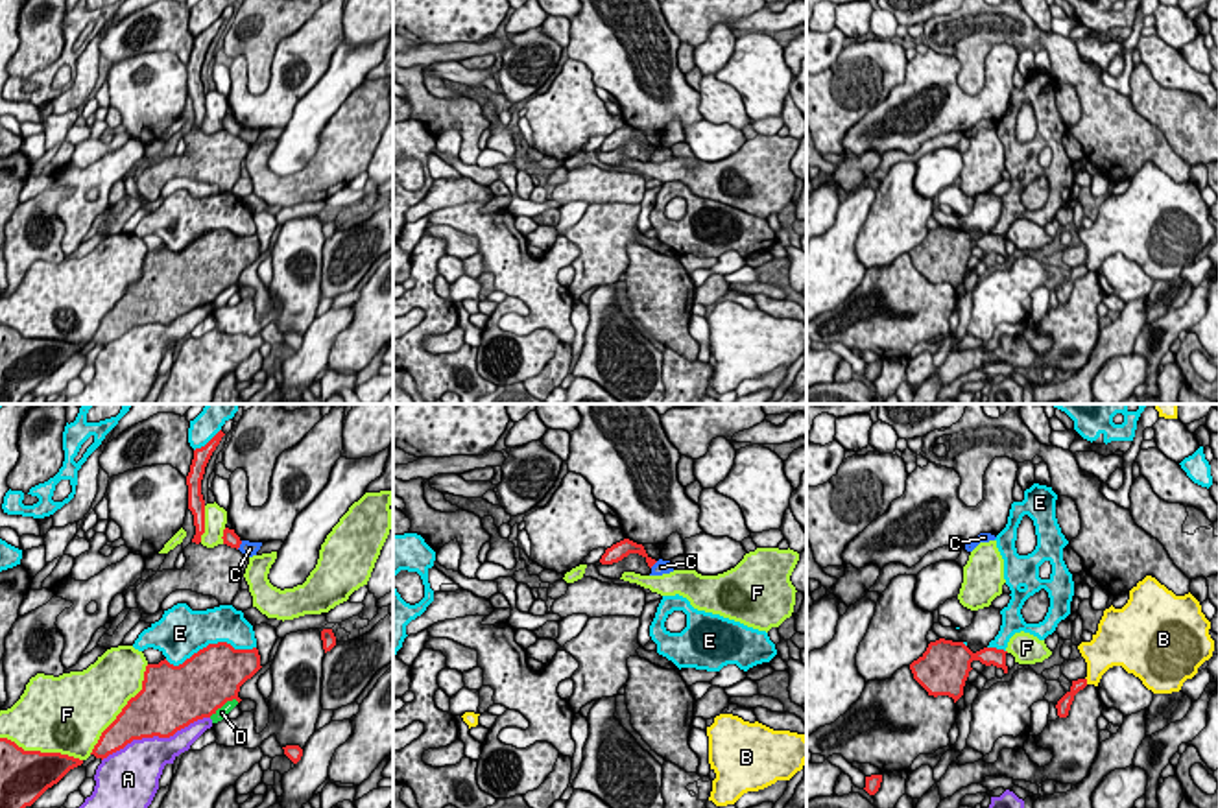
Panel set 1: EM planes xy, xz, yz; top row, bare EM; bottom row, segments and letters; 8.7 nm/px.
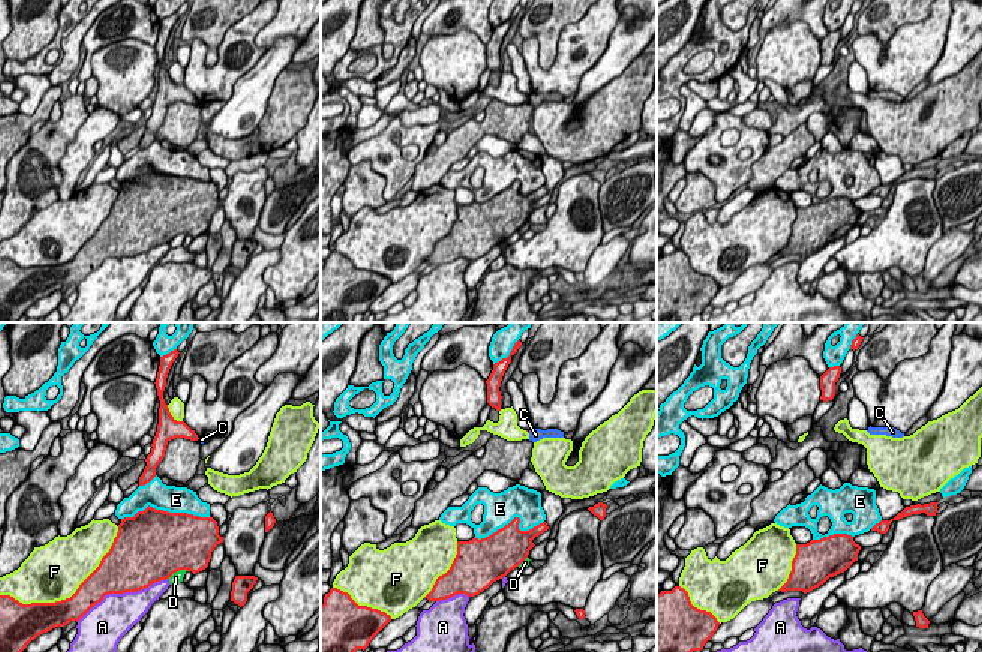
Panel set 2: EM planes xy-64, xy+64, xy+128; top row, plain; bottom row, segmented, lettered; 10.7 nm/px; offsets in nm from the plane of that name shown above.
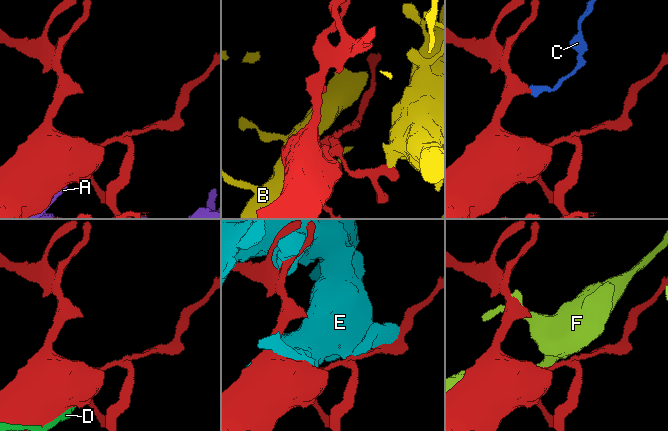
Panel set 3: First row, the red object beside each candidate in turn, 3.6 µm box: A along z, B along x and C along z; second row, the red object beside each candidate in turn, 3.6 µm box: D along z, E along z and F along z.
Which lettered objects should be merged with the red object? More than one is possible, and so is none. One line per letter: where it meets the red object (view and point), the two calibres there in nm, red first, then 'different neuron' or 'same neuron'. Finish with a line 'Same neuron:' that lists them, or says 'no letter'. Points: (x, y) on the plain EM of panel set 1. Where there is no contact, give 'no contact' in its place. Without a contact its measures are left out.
A: meets red in xy at (155, 321); 480 nm thick on the red side, 360 nm on the other; different neuron
B: meets red in yz at (1086, 268); 120 nm thick on the red side, 240 nm on the other; different neuron
C: meets red in xy at (240, 130); 130 nm thick on the red side, 130 nm on the other; different neuron
D: meets red in xy at (224, 290); 500 nm thick on the red side, 100 nm on the other; different neuron
E: meets red in xy at (209, 231); 480 nm thick on the red side, 400 nm on the other; different neuron
F: meets red in xy at (122, 296); 400 nm thick on the red side, 480 nm on the other; different neuron
Same neuron: no letter

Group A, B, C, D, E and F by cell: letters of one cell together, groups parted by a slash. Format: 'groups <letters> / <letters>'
groups A / B / C / D / E / F

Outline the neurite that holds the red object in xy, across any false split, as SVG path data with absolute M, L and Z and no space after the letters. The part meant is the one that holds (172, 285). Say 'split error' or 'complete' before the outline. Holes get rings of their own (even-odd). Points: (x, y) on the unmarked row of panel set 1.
complete | M227 229L209 231L179 253L166 245L148 251L142 277L102 319L90 341L103 347L133 327L170 325L227 288L240 290L240 273L260 255L257 234L234 236Z

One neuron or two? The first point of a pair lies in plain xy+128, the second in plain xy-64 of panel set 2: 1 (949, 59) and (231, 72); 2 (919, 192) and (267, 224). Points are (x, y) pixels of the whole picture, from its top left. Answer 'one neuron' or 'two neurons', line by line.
1: two neurons
2: two neurons

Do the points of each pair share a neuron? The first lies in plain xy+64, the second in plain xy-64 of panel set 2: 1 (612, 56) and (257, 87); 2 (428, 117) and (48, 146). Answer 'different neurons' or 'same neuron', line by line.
1: same neuron
2: same neuron

